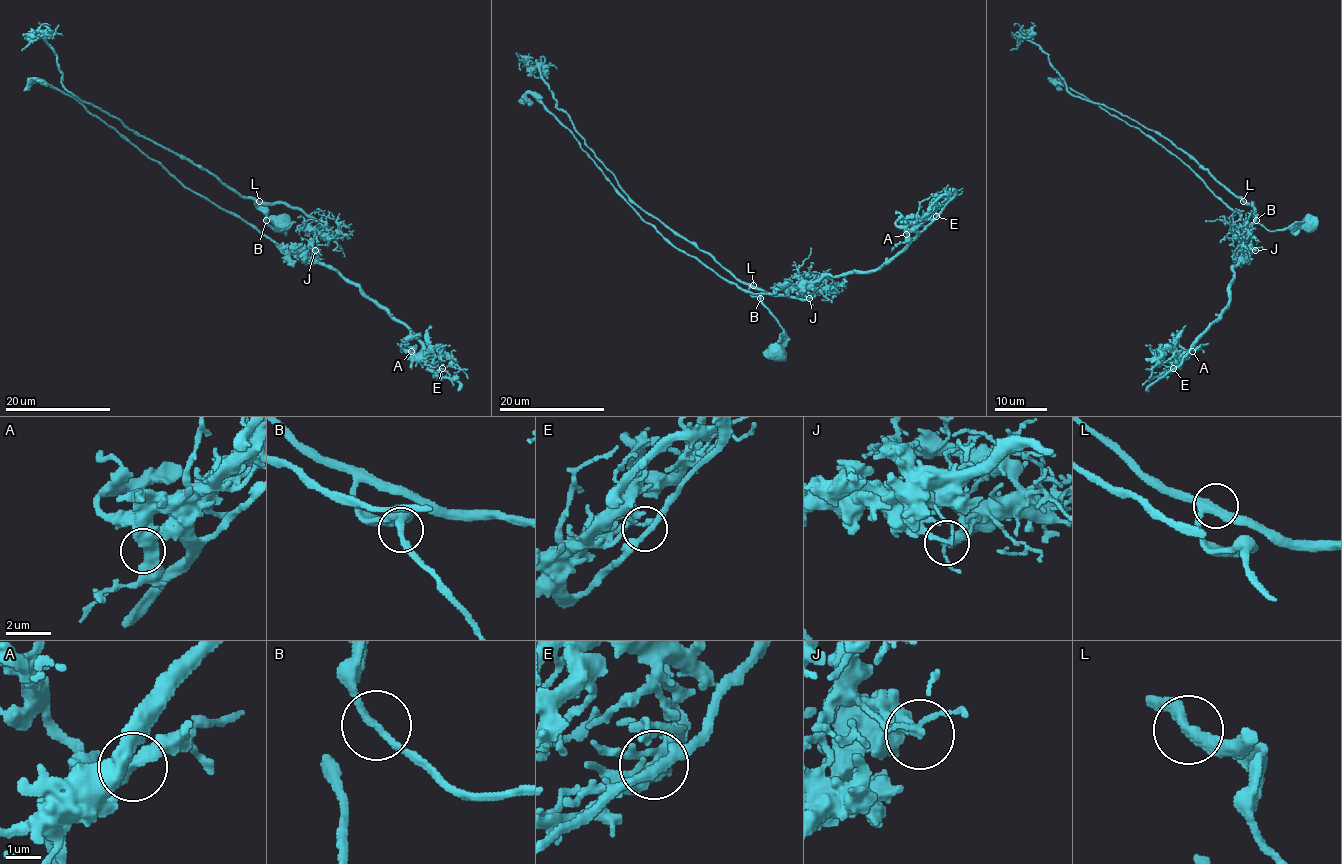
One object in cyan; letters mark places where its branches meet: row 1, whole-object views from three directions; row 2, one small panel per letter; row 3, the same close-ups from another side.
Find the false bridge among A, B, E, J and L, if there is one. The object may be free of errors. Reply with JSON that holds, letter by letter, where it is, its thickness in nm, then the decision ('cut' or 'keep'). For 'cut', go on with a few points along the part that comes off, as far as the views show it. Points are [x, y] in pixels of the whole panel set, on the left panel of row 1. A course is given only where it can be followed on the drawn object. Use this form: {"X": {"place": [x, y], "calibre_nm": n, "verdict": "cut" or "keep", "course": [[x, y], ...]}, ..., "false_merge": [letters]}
{"A": {"place": [411, 351], "calibre_nm": 550, "verdict": "keep"}, "B": {"place": [266, 220], "calibre_nm": 220, "verdict": "keep"}, "E": {"place": [442, 368], "calibre_nm": 240, "verdict": "keep"}, "J": {"place": [315, 250], "calibre_nm": 150, "verdict": "cut", "course": [[315, 250], [282, 250], [239, 217], [185, 188], [157, 162], [70, 96], [35, 79], [23, 91]]}, "L": {"place": [259, 201], "calibre_nm": 320, "verdict": "keep"}, "false_merge": ["J"]}

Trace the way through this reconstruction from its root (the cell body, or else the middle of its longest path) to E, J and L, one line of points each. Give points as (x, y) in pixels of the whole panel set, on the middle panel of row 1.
E: (777, 355), (782, 326), (752, 287), (807, 299), (815, 289), (806, 283), (880, 270), (936, 216)
J: (777, 355), (782, 326), (749, 289), (807, 299), (814, 288), (807, 288), (810, 297)
L: (777, 355), (781, 354), (782, 326), (761, 297), (751, 293), (753, 285)

